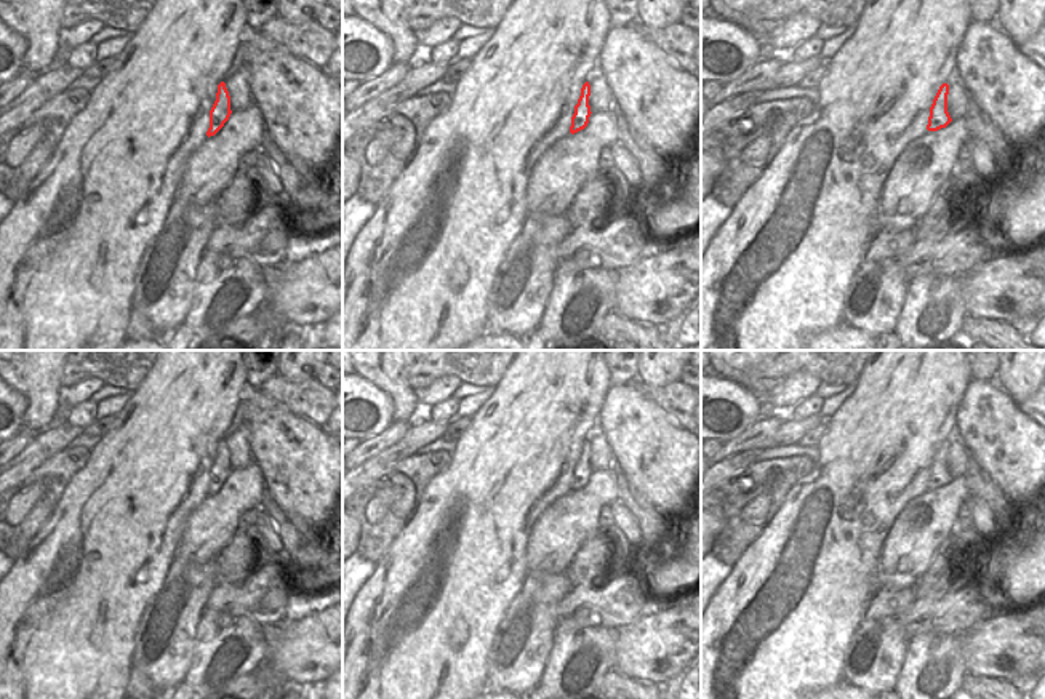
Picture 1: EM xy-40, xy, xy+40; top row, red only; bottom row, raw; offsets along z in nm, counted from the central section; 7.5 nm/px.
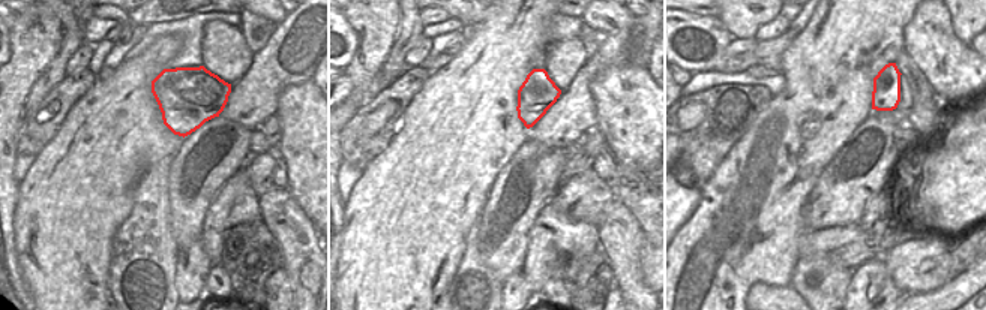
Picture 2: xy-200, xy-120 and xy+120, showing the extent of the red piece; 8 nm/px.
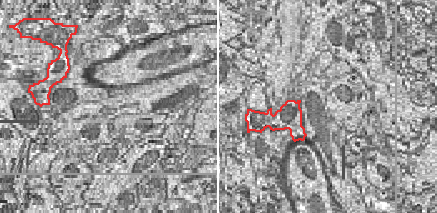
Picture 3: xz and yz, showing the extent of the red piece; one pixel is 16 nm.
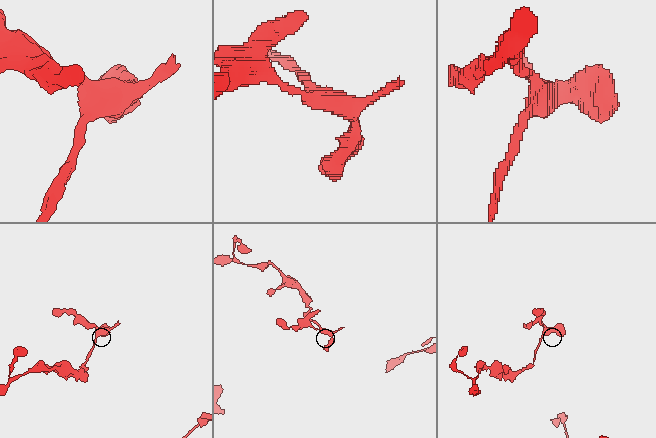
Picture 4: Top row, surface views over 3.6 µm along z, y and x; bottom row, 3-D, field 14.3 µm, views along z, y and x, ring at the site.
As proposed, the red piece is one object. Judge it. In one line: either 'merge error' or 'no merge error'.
no merge error

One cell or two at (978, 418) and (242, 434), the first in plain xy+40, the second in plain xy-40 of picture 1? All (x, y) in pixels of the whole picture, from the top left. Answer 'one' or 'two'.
two

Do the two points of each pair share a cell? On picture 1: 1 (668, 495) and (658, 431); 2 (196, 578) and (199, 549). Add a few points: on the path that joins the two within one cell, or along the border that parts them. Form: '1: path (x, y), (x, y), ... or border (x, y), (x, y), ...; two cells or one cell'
1: path (668, 479), (668, 467), (660, 458), (658, 447); one cell
2: border (176, 551), (200, 562), (213, 560); two cells

